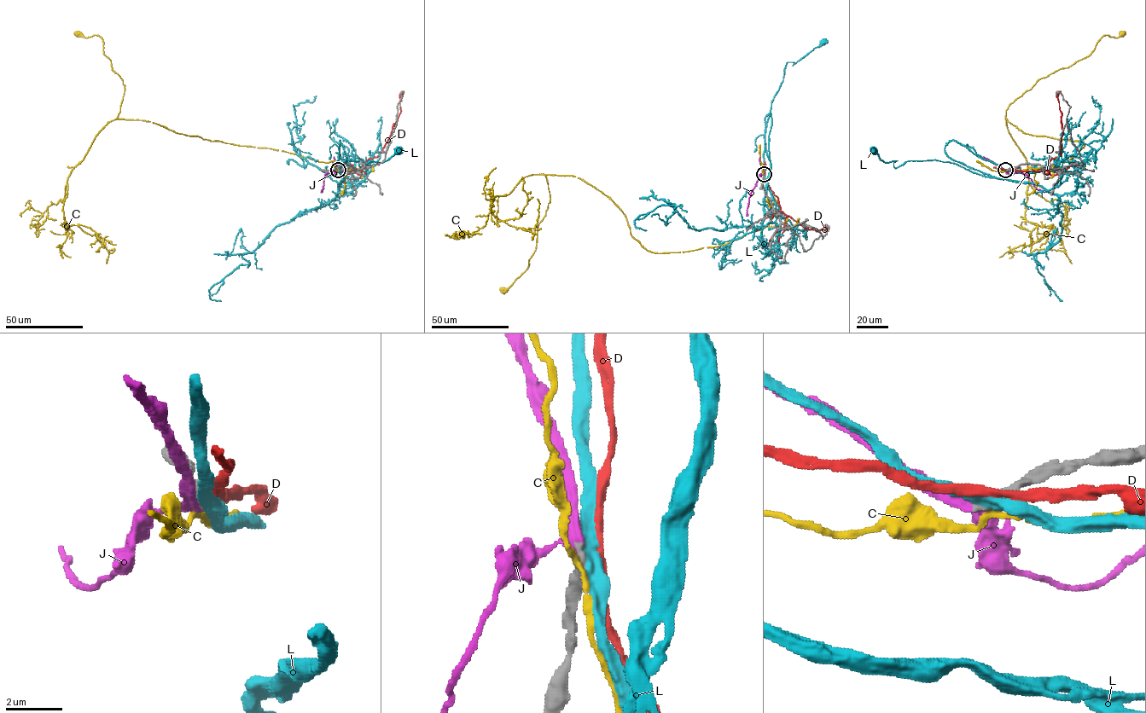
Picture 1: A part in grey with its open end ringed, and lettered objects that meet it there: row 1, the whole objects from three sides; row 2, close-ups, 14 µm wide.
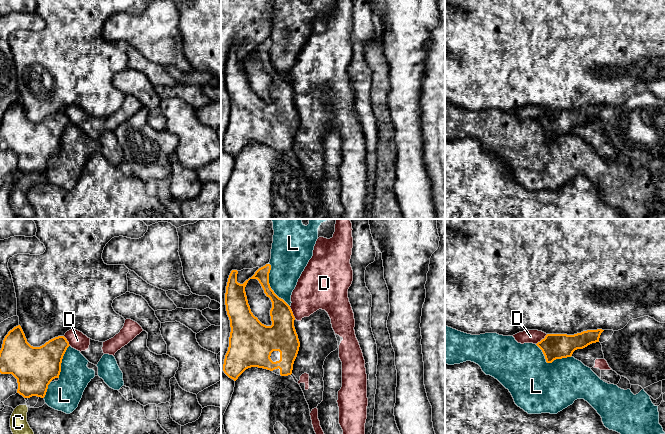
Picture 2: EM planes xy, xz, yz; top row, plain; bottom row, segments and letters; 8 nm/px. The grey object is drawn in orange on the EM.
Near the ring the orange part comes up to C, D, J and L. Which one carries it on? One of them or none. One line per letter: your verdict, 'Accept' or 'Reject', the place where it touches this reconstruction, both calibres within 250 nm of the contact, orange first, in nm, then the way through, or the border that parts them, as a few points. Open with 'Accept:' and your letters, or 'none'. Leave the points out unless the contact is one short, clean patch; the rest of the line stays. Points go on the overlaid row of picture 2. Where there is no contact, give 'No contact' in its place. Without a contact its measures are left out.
Accept: J
C: Reject. No contact
D: Reject. Touches orange at xz (292, 312). Thickness 240 nm (orange) against 300 nm. Boundary: xz (289, 306), (295, 318)
J: Accept. No contact
L: Reject. Touches orange at xz (269, 285). Thickness 170 nm (orange) against 280 nm

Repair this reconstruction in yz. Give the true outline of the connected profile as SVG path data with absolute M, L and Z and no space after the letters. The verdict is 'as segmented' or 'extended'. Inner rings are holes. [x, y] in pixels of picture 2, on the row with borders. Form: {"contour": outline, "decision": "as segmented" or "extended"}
{"contour": "M602 329L587 330L574 335L547 334L536 345L542 350L546 362L552 363L556 359L571 357L577 349L599 342L603 331Z", "decision": "as segmented"}

